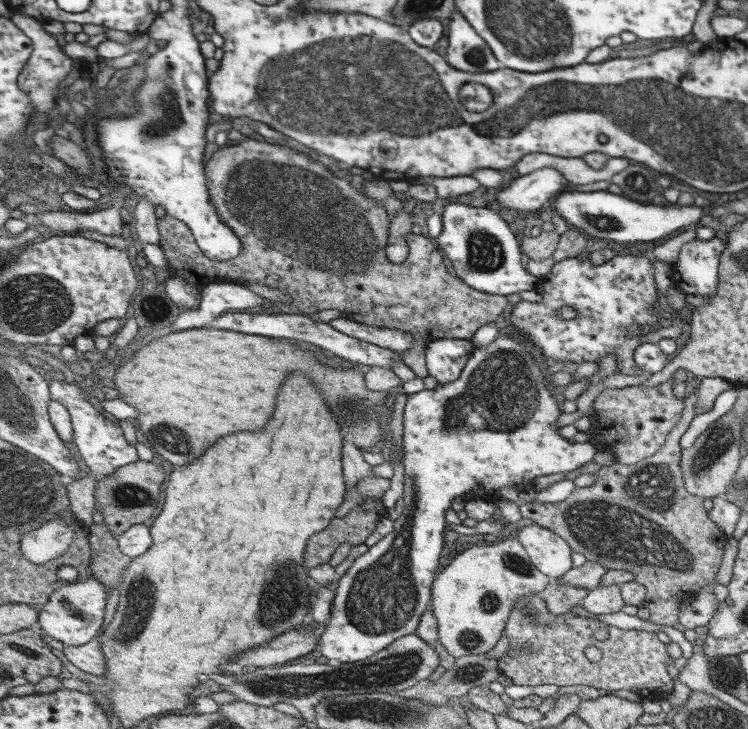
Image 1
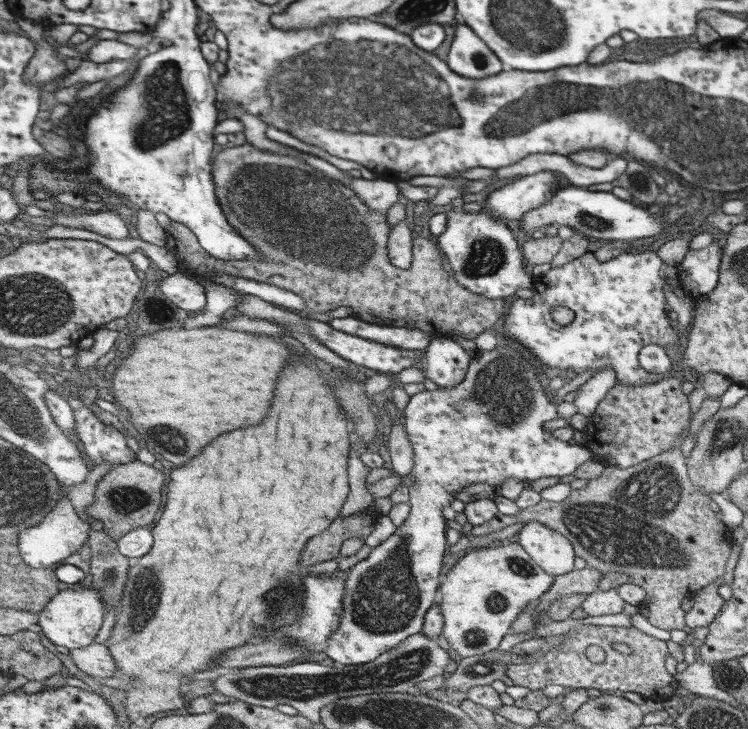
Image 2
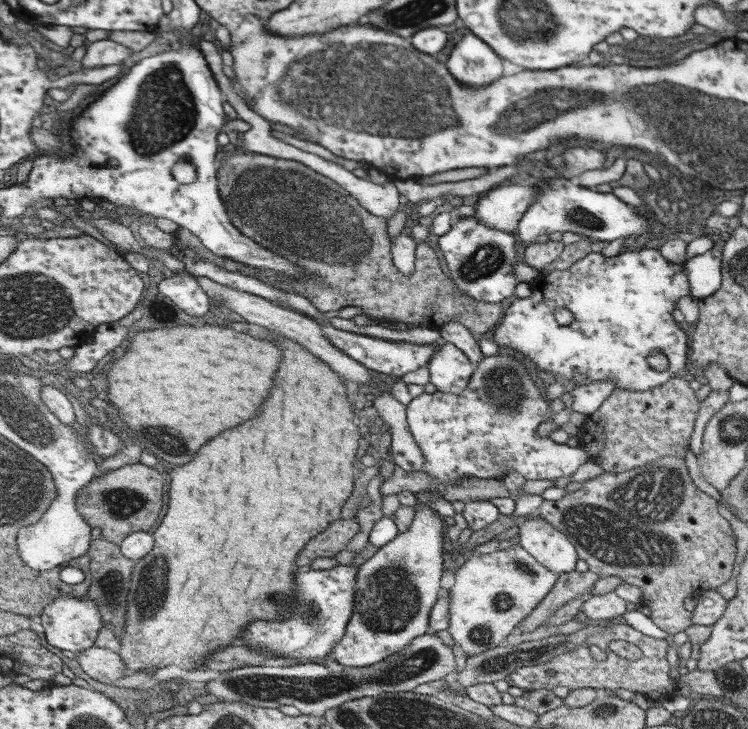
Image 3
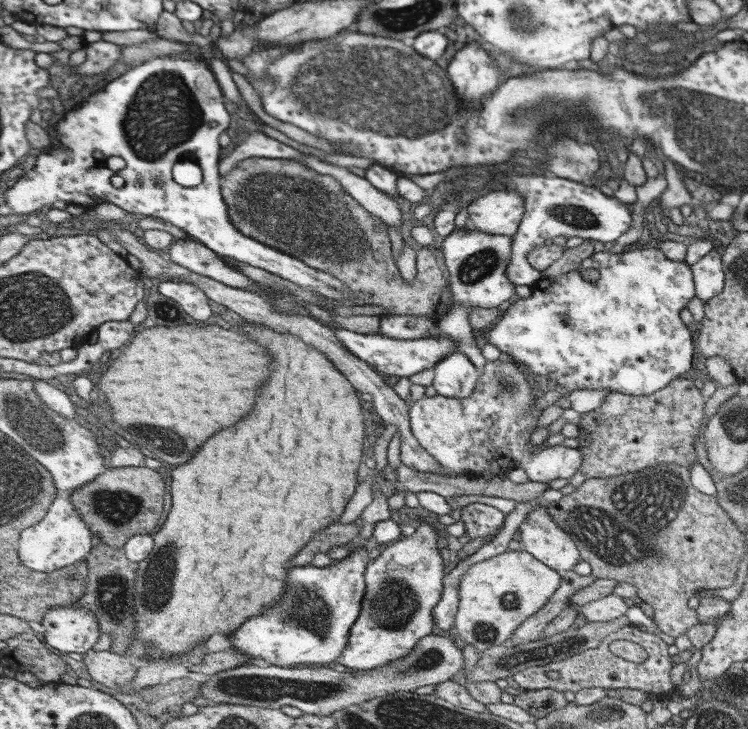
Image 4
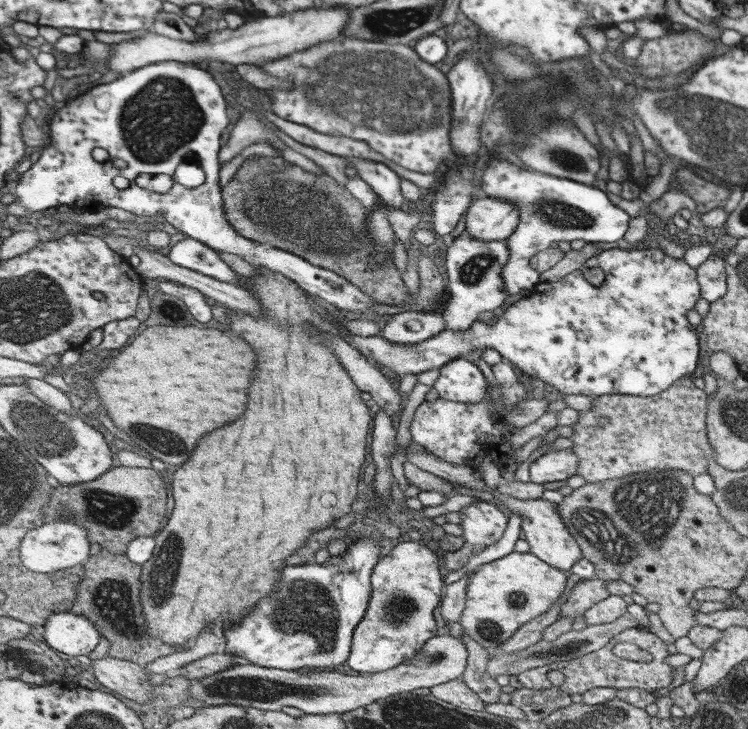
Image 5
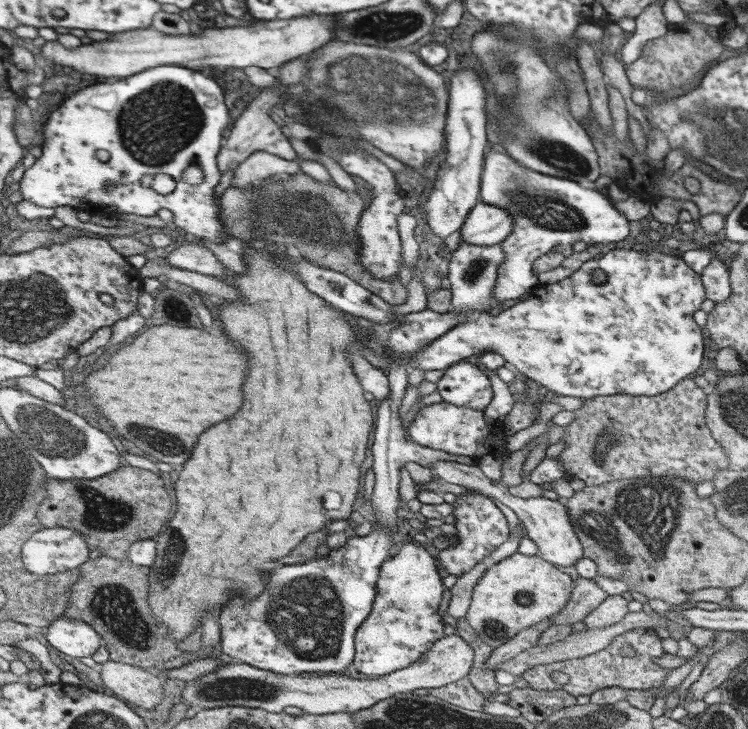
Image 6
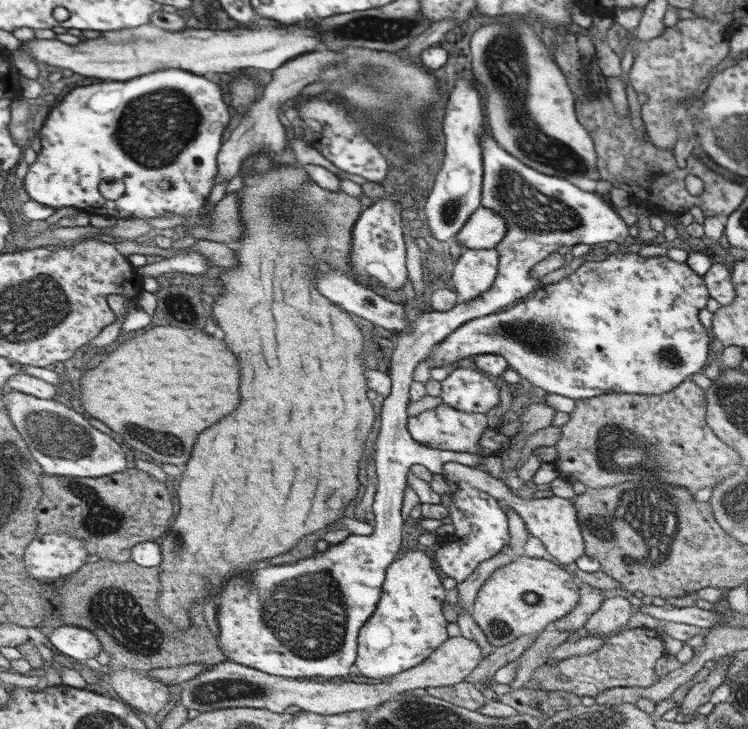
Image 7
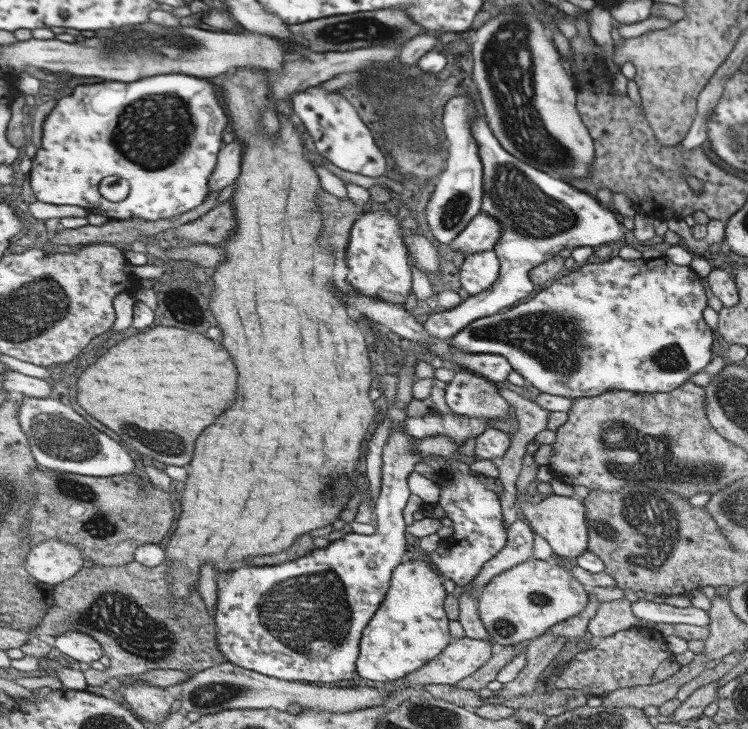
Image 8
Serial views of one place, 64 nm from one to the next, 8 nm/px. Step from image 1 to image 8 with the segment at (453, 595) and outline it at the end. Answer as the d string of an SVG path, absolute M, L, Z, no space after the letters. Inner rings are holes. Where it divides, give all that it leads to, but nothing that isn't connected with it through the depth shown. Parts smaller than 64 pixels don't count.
M532 558L508 568L486 584L477 600L477 614L491 640L507 647L542 637L558 622L576 617L590 602L588 590L555 562Z

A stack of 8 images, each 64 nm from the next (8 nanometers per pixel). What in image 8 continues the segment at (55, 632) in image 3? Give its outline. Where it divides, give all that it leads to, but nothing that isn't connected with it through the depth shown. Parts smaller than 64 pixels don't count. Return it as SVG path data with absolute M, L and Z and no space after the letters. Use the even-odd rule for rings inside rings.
M66 632L55 638L55 653L67 654L82 662L100 660L106 655L102 643L84 632Z

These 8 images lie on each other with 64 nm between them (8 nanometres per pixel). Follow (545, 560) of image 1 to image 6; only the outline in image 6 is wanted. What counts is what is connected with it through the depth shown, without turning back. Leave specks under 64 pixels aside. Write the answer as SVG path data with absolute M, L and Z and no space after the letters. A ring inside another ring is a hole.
M438 460L430 465L431 473L452 484L464 486L464 488L475 491L476 493L485 494L490 498L509 506L518 516L518 520L526 530L526 537L534 540L538 548L539 557L554 567L570 567L576 564L580 558L584 557L584 544L578 538L576 528L573 526L573 520L566 510L564 500L550 500L544 496L538 498L522 499L513 496L508 492L507 486L502 482L491 481L482 473L478 464L467 465L456 461Z

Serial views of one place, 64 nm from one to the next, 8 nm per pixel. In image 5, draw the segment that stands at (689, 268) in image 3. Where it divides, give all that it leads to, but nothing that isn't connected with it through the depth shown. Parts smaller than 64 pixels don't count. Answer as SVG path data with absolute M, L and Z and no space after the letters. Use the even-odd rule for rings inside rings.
M715 250L708 259L698 266L698 282L701 283L702 298L714 302L729 292L725 260Z

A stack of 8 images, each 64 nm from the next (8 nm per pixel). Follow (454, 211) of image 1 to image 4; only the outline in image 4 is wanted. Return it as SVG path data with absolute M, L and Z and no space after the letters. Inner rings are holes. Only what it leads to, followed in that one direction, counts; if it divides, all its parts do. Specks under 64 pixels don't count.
M467 223L462 229L454 230L442 242L445 262L450 274L450 290L453 291L453 306L439 321L441 334L456 342L459 352L466 354L474 366L484 369L486 359L481 344L474 338L470 326L470 307L497 307L514 296L514 282L508 277L512 261L513 239L510 235L488 234Z

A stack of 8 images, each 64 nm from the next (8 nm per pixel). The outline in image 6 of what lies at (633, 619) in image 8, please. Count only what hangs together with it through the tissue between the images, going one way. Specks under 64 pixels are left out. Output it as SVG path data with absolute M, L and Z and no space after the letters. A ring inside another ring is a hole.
M608 596L593 612L590 612L583 623L587 629L607 628L624 619L628 610L628 596Z

